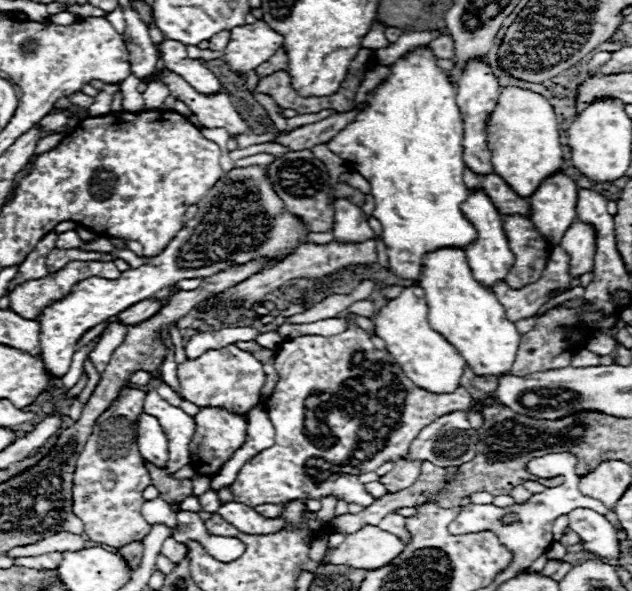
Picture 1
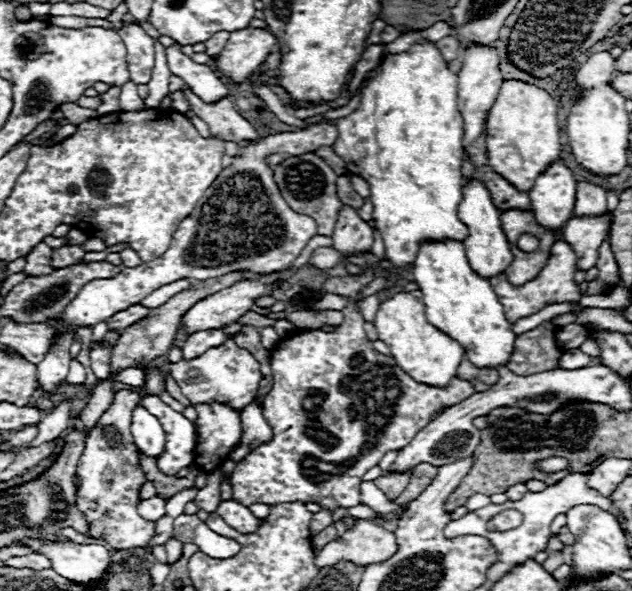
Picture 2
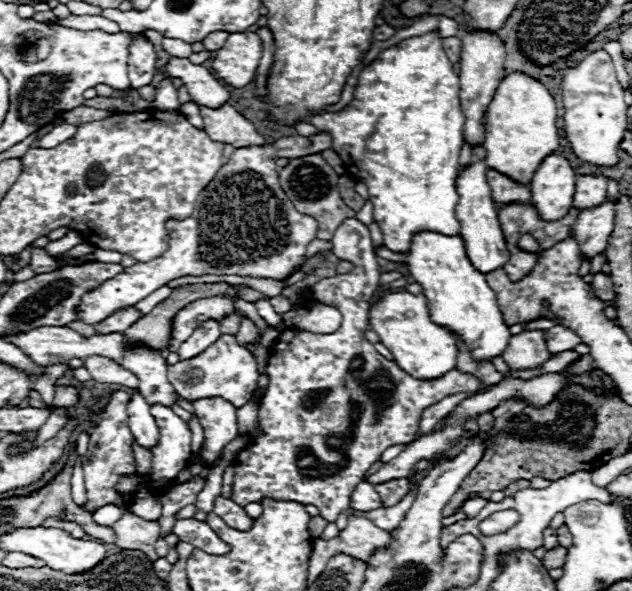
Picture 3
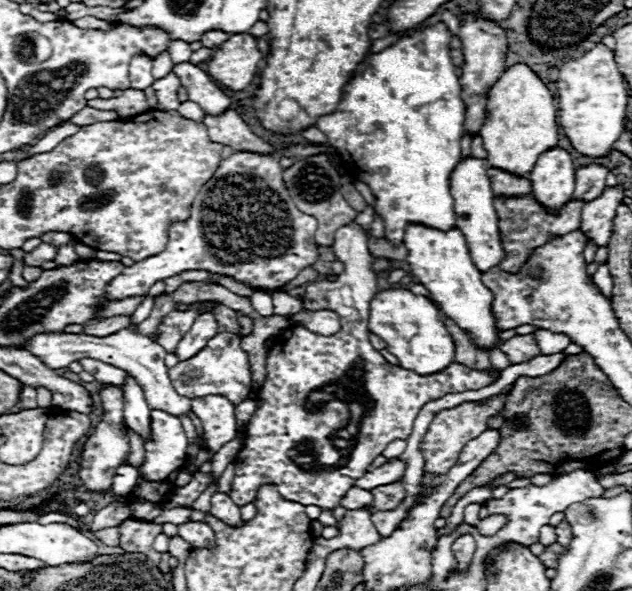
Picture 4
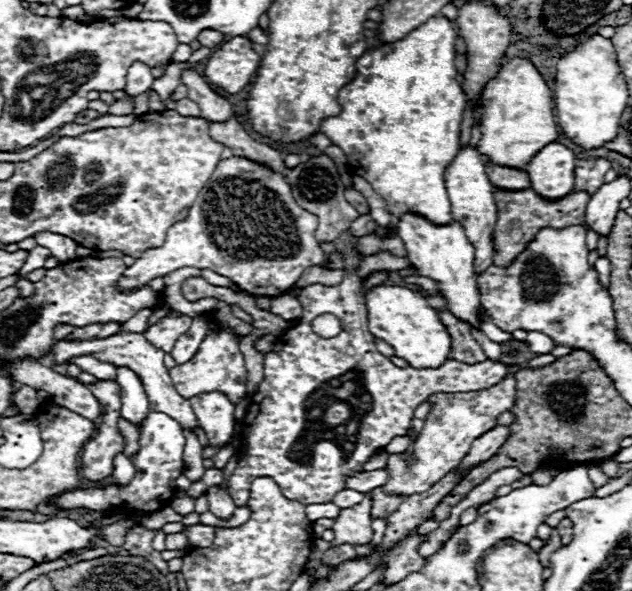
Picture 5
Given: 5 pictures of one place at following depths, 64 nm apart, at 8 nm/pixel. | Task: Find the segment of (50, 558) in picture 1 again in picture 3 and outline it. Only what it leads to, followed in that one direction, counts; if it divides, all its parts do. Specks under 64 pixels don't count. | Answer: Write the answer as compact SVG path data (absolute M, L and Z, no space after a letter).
M10 552L2 560L2 566L8 566L8 568L42 568L46 564L44 564L44 560L40 560L36 556L28 556L24 552Z

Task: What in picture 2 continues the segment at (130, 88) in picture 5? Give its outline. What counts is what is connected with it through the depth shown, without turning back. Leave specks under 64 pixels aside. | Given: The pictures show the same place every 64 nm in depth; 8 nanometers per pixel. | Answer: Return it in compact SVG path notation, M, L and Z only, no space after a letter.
M130 24L130 26L122 28L120 36L124 36L124 44L128 48L130 78L136 84L148 84L152 68L154 68L154 42L152 42L152 38L138 24Z

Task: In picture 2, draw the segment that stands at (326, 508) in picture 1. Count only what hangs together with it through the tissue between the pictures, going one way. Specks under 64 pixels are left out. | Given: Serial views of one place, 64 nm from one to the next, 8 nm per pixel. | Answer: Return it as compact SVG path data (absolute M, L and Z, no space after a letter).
M322 508L320 512L316 512L314 514L314 518L312 518L312 524L310 524L310 530L312 530L312 536L314 534L318 534L318 532L322 532L326 526L330 526L334 520L332 520L332 514L326 510L326 508Z

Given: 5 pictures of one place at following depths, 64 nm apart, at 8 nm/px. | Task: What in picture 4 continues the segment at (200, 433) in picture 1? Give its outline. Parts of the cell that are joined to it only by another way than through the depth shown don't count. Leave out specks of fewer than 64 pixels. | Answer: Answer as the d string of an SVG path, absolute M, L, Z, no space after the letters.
M204 396L192 400L192 412L200 418L204 428L204 446L210 458L232 438L236 438L236 416L234 404L224 396Z

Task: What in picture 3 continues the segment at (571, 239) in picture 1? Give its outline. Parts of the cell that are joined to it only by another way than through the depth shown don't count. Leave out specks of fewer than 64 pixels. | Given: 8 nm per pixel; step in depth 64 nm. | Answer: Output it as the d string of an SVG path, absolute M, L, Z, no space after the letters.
M608 200L598 208L580 212L570 236L576 236L576 242L580 244L580 252L584 254L584 258L594 258L606 250L608 238L612 234L612 224L614 204L610 204Z

